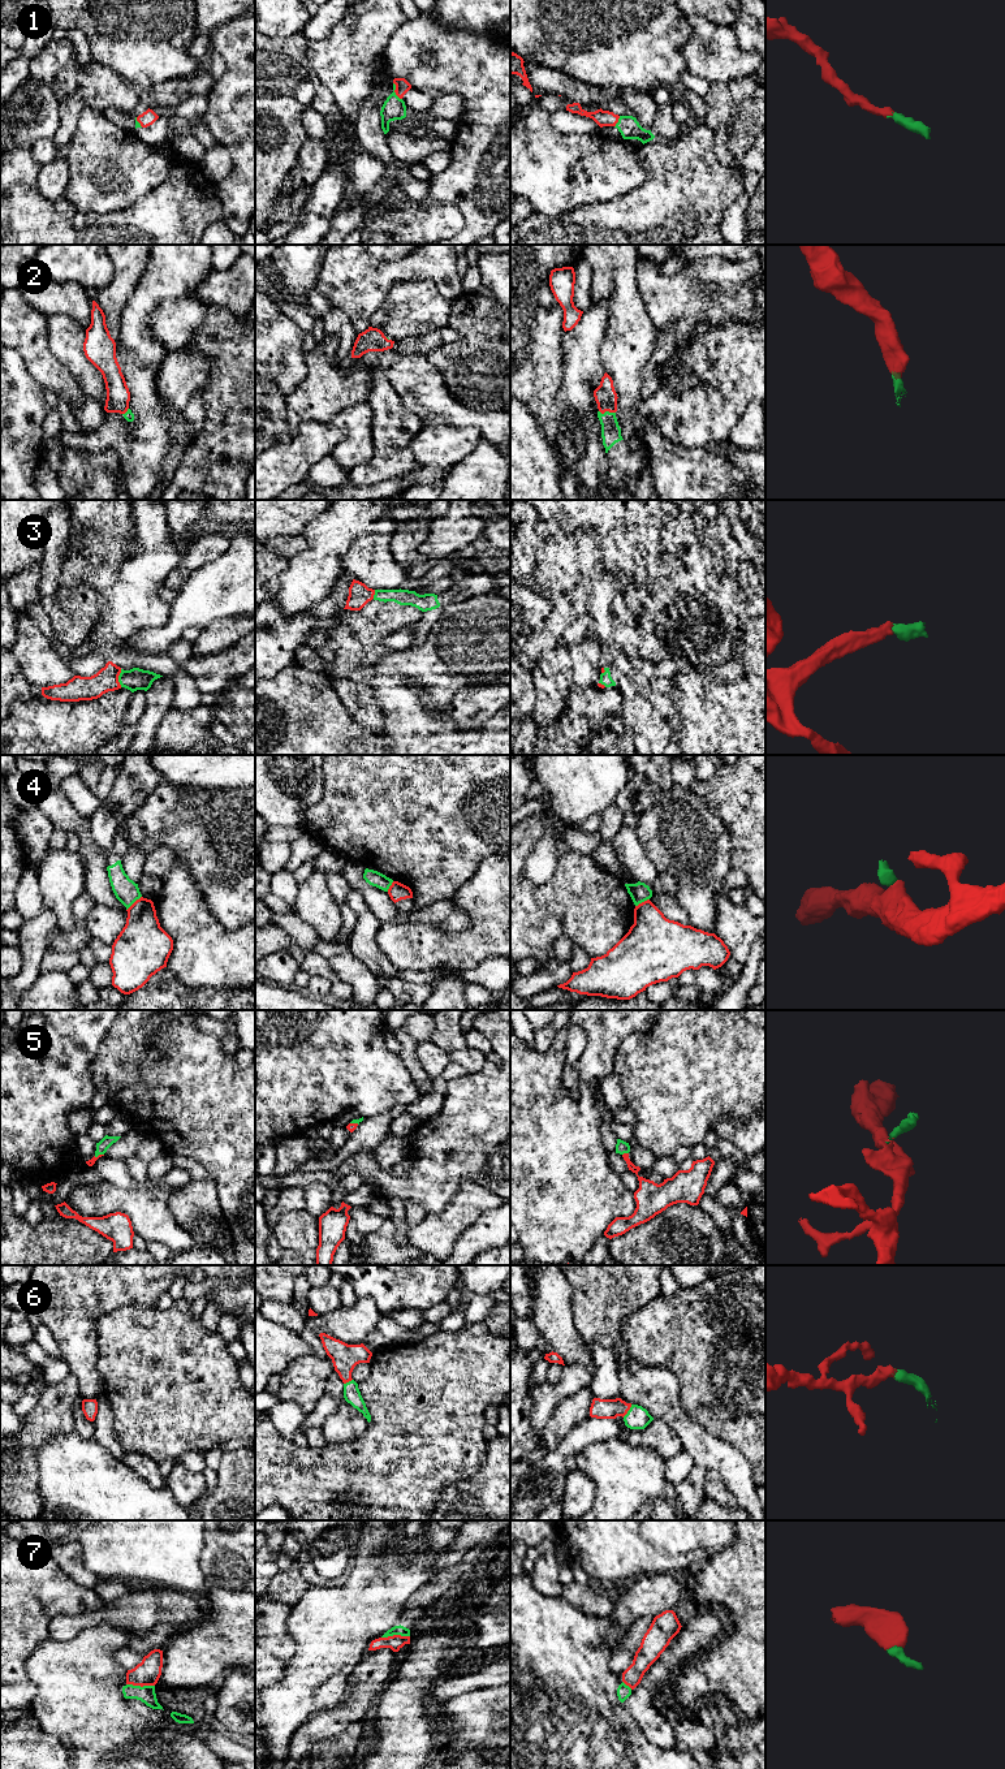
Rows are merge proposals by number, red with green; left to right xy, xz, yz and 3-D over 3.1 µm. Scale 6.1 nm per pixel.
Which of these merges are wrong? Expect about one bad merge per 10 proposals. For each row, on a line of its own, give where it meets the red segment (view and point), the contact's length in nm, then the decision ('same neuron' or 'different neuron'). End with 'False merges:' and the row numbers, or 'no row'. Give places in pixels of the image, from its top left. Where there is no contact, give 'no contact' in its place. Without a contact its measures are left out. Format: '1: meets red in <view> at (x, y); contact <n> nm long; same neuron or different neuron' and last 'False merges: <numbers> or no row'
1: meets red in xz at (395, 91); contact 120 nm long; same neuron
2: meets red in yz at (607, 410); contact 110 nm long; same neuron
3: meets red in xy at (117, 678); contact 110 nm long; same neuron
4: meets red in xy at (133, 904); contact 130 nm long; different neuron
5: meets red in yz at (625, 1153); contact 40 nm long; same neuron
6: meets red in yz at (628, 1410); contact 100 nm long; same neuron
7: meets red in xy at (141, 1686); contact 180 nm long; same neuron
False merges: 4

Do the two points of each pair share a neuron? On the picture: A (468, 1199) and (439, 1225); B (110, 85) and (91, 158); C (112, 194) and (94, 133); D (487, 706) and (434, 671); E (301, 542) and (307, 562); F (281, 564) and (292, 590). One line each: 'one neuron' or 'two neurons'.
A: one neuron
B: two neurons
C: one neuron
D: two neurons
E: two neurons
F: two neurons

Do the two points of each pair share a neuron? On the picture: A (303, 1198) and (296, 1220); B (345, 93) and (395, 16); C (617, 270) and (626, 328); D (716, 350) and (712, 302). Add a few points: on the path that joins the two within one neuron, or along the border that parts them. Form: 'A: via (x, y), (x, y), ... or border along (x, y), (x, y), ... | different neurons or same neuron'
A: border along (318, 1219), (305, 1211), (285, 1211), (274, 1226) | different neurons
B: via (349, 73), (356, 65), (358, 52), (375, 35) | same neuron
C: via (619, 284), (625, 301), (626, 314) | same neuron
D: border along (743, 320), (698, 322), (688, 341) | different neurons

